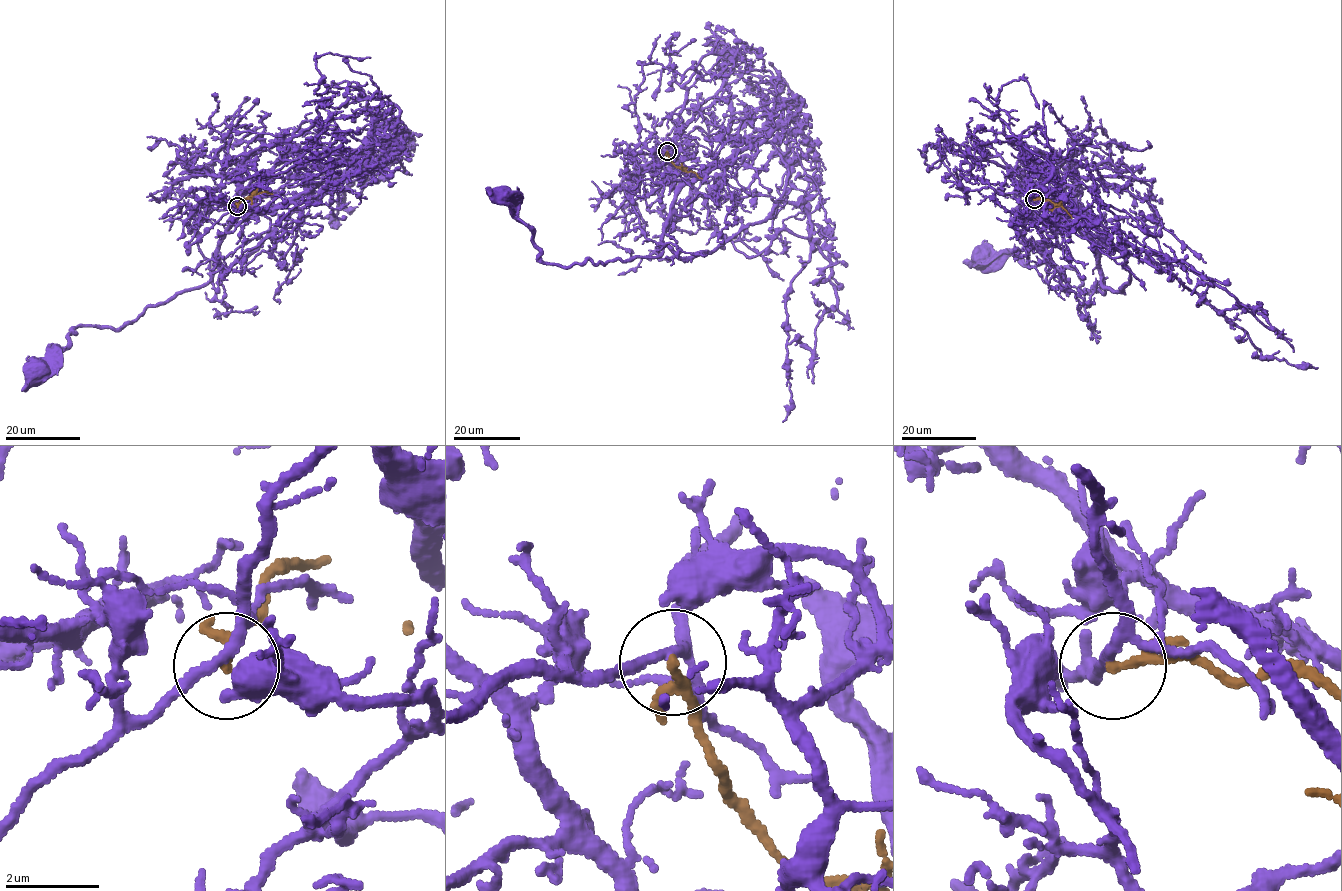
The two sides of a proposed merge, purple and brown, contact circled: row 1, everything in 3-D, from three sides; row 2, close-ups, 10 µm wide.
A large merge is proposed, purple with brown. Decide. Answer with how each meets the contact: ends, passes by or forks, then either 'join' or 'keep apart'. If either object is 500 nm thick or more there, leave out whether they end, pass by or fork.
purple forks there; brown passes by; keep apart

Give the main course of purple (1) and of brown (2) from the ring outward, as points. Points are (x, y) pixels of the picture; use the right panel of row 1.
1: (1034, 199), (1043, 194), (1064, 208), (1091, 244), (1104, 293), (1080, 291), (1076, 270), (983, 256)
2: (1034, 199), (1062, 207), (1072, 218)

